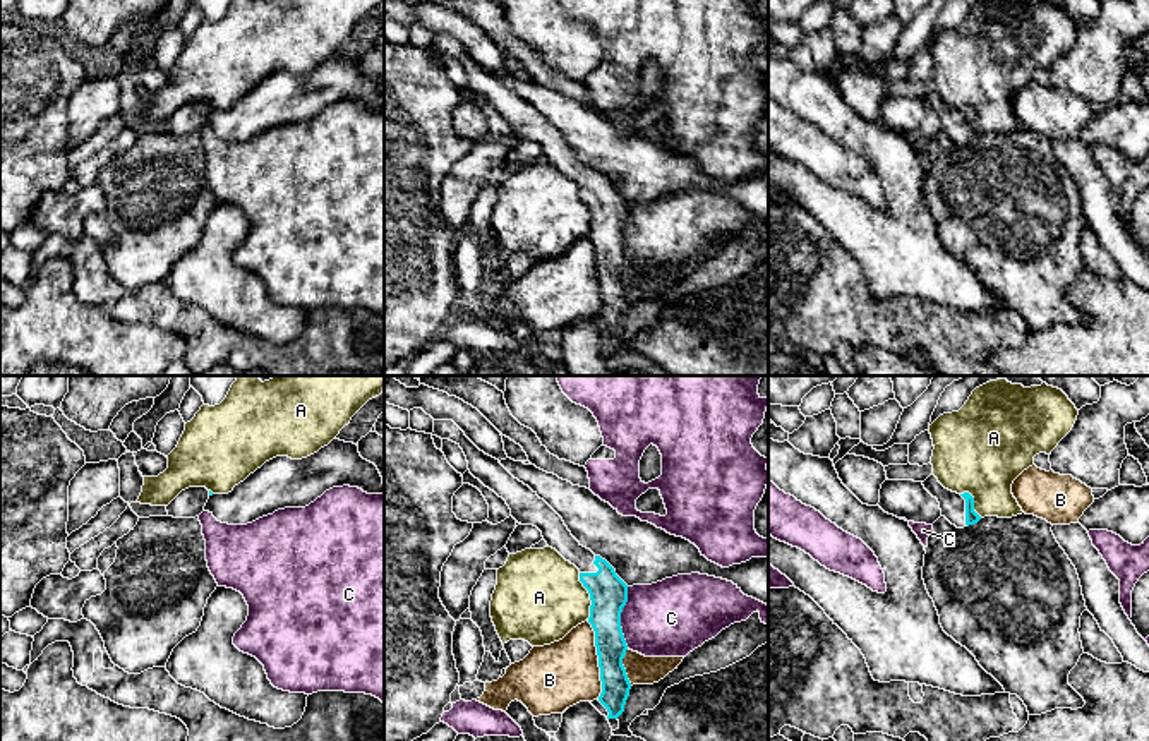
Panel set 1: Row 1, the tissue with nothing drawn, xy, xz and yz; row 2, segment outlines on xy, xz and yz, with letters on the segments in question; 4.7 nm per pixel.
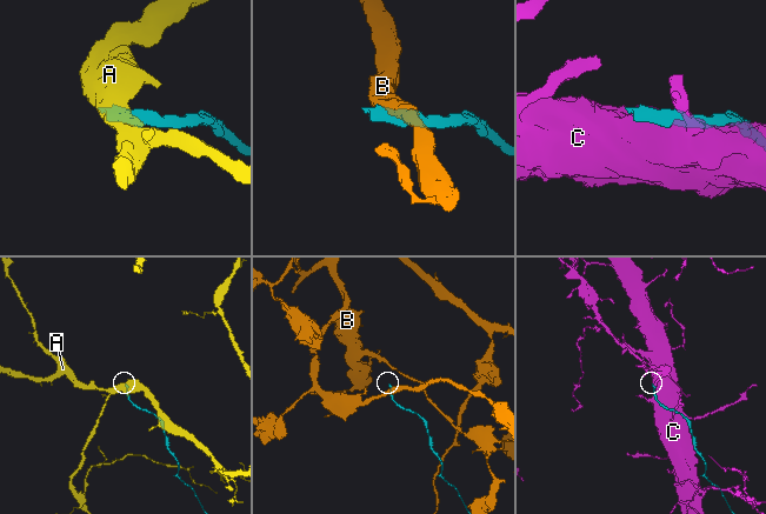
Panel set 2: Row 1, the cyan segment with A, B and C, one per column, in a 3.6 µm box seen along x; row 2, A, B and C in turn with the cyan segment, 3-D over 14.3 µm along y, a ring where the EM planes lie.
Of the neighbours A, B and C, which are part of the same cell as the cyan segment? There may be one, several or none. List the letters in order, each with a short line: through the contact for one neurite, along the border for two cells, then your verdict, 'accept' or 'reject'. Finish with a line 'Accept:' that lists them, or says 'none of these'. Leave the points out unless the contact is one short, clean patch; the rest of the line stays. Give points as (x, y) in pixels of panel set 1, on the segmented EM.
A: line xz (578, 573), (590, 601), (589, 620); reject
B: reject
C: reject
Accept: none of these

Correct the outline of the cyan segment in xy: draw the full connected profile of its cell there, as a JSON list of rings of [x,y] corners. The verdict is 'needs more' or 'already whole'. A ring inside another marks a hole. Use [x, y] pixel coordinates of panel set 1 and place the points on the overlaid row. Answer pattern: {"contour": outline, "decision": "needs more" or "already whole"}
{"contour": [[[189,487],[166,506],[168,516],[196,518],[204,511],[204,506],[211,496],[213,492],[206,487]]], "decision": "needs more"}

